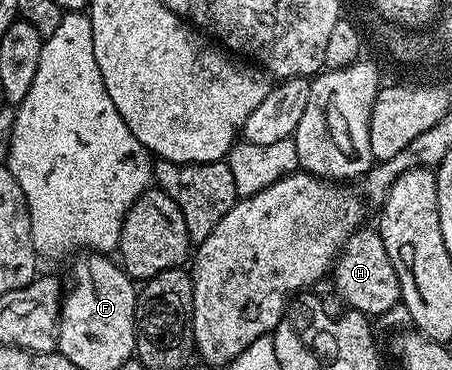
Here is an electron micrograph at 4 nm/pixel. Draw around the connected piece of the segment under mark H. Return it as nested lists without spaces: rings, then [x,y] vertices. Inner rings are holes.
[[[359,228],[346,241],[339,255],[334,260],[332,279],[338,294],[351,310],[359,310],[367,316],[386,314],[402,301],[400,280],[396,276],[396,268],[392,268],[392,260],[388,260],[388,248],[384,248],[384,240],[377,229]]]

